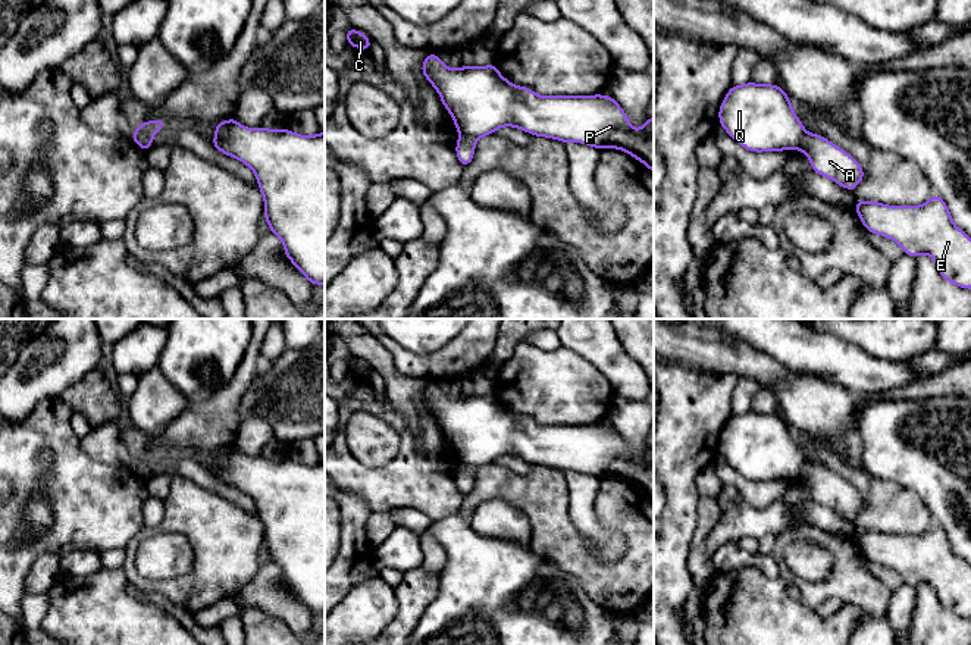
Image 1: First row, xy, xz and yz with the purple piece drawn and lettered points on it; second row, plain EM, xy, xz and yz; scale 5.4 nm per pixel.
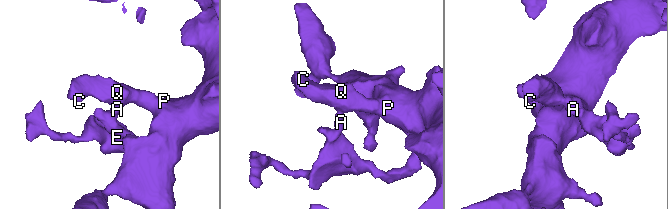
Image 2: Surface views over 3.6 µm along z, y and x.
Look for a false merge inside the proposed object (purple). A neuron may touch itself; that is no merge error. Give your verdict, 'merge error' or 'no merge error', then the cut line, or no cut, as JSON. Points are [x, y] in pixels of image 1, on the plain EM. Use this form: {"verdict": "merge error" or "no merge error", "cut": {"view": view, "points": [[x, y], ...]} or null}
{"verdict": "merge error", "cut": {"view": "xy", "points": [[132, 462], [143, 466], [150, 476]]}}

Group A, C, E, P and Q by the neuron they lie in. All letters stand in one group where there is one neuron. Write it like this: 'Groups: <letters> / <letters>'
Groups: A E / C P Q

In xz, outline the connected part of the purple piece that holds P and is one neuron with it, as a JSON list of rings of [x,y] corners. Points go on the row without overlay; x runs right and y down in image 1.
[[[429,381],[422,392],[422,404],[438,420],[441,432],[451,444],[460,466],[476,469],[495,463],[502,455],[521,458],[533,466],[580,472],[598,479],[617,478],[639,489],[654,502],[654,445],[643,455],[630,457],[630,448],[617,429],[601,422],[593,425],[538,425],[532,417],[504,407],[495,391],[486,395],[448,397],[436,382]]]

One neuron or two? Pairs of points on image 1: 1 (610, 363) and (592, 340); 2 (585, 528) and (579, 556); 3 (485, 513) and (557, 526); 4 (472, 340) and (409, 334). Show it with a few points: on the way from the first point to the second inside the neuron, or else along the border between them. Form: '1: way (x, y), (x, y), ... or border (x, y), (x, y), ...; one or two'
1: way (608, 357), (598, 346); one
2: border (569, 504), (570, 522), (592, 551), (605, 561); two
3: border (500, 500), (507, 500), (528, 519), (531, 545); two
4: border (459, 334), (437, 350), (422, 354); two

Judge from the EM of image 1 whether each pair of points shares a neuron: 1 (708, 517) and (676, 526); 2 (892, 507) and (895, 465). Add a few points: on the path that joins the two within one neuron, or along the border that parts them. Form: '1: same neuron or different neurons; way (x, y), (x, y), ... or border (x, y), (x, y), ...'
1: different neurons; border (699, 497), (698, 528), (688, 554)
2: different neurons; border (864, 470), (910, 488), (921, 501)

